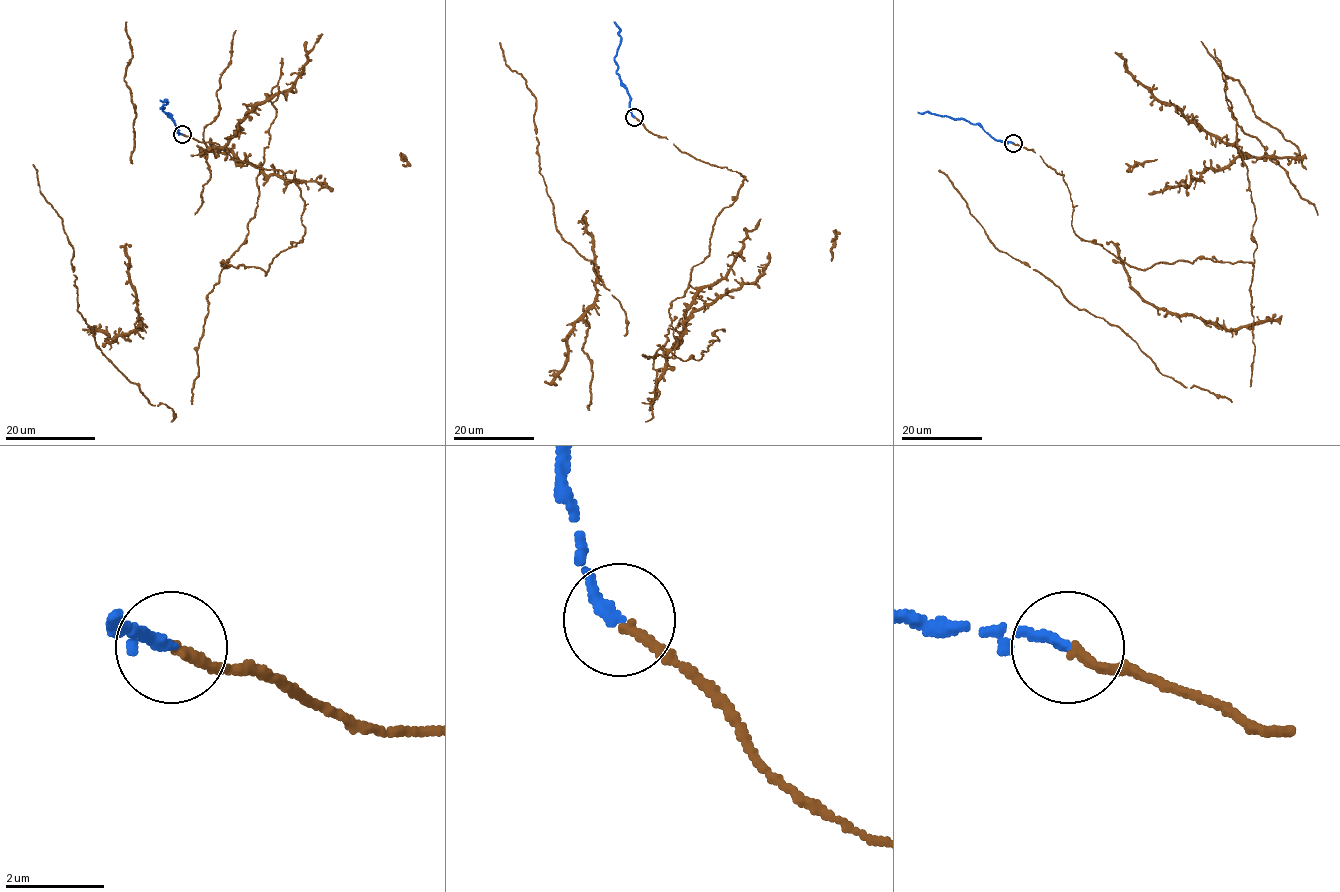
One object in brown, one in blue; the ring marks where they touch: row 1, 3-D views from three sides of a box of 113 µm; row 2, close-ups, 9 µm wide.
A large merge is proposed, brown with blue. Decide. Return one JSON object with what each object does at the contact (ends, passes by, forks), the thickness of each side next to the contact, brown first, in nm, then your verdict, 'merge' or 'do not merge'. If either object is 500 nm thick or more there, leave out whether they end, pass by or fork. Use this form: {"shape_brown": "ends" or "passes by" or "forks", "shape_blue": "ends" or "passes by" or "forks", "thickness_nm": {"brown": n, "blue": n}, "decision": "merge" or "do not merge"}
{"shape_brown": "ends", "shape_blue": "ends", "thickness_nm": {"brown": 190, "blue": 220}, "decision": "merge"}

